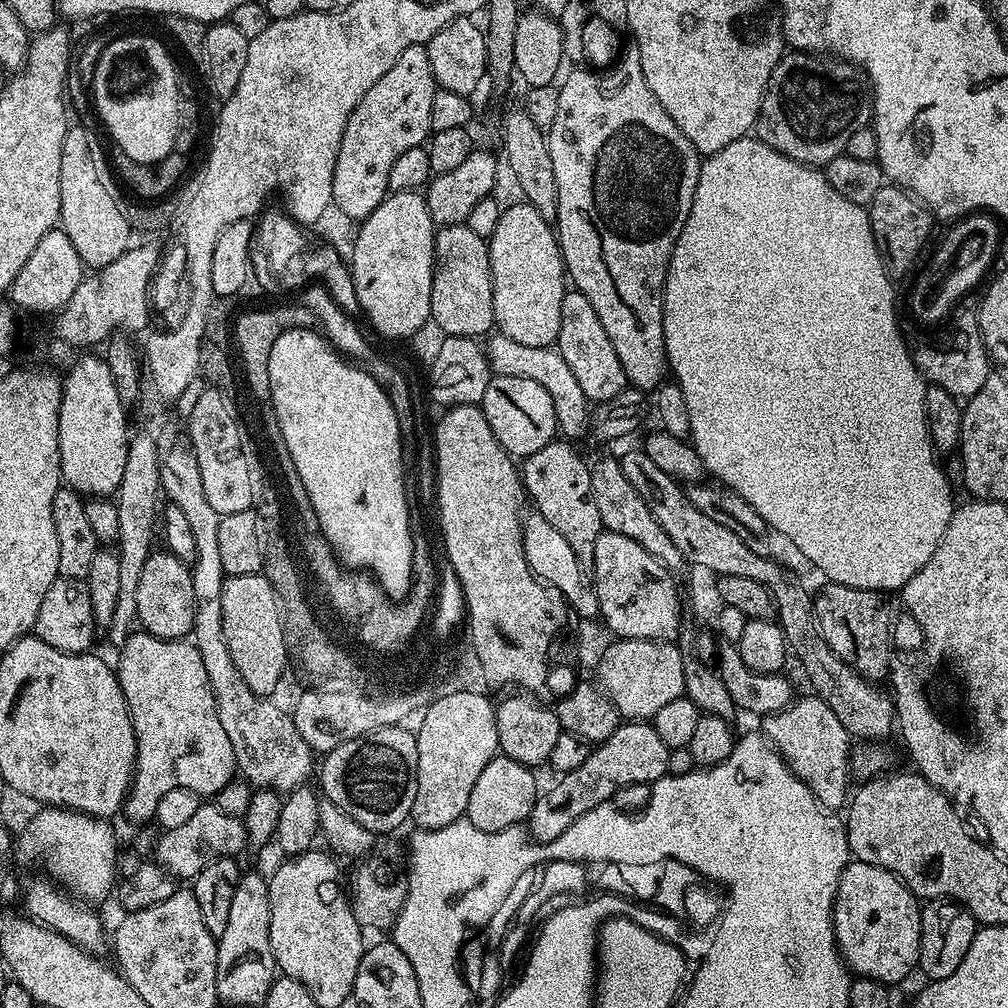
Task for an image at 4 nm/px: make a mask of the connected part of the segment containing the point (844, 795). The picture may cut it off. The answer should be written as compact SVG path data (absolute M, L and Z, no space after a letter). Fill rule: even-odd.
M815 694L807 695L801 700L800 697L793 699L782 711L771 712L769 716L763 717L762 732L787 762L789 770L808 785L819 804L829 810L840 810L850 799L848 776L853 775L854 740L824 700Z

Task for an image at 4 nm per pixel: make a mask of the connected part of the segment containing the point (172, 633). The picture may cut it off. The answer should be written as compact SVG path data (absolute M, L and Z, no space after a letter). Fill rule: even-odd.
M167 550L153 551L146 558L146 566L142 566L142 578L138 578L138 624L149 636L156 636L160 640L182 640L192 635L194 626L194 582L189 565Z

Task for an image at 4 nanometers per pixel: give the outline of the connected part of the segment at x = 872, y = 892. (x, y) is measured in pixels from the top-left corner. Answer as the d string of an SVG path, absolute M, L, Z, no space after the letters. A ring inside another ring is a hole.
M853 859L842 870L842 878L836 887L836 901L832 907L832 925L836 935L836 947L845 964L856 976L865 976L889 986L900 984L920 962L920 910L921 901L892 872Z

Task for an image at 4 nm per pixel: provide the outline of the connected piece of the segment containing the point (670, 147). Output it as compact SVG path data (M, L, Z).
M625 51L607 70L589 70L587 67L580 67L582 68L577 72L570 73L568 77L565 75L559 81L558 114L554 118L554 126L546 132L550 162L554 162L554 178L558 182L558 210L554 231L557 240L560 241L560 253L564 259L567 279L571 287L575 291L586 294L590 306L594 306L594 314L598 314L598 319L602 322L602 327L614 346L614 351L618 353L618 362L622 362L622 370L626 374L629 385L640 389L645 394L652 394L665 383L666 373L669 371L668 355L664 349L664 283L670 258L674 254L674 246L678 242L678 234L682 234L682 226L686 226L686 218L694 202L694 190L698 186L702 157L690 142L690 138L686 138L686 134L682 134L682 130L674 126L674 118L670 118L670 114L662 110L662 102L654 98L654 90L646 86L646 74L642 74L639 52Z

